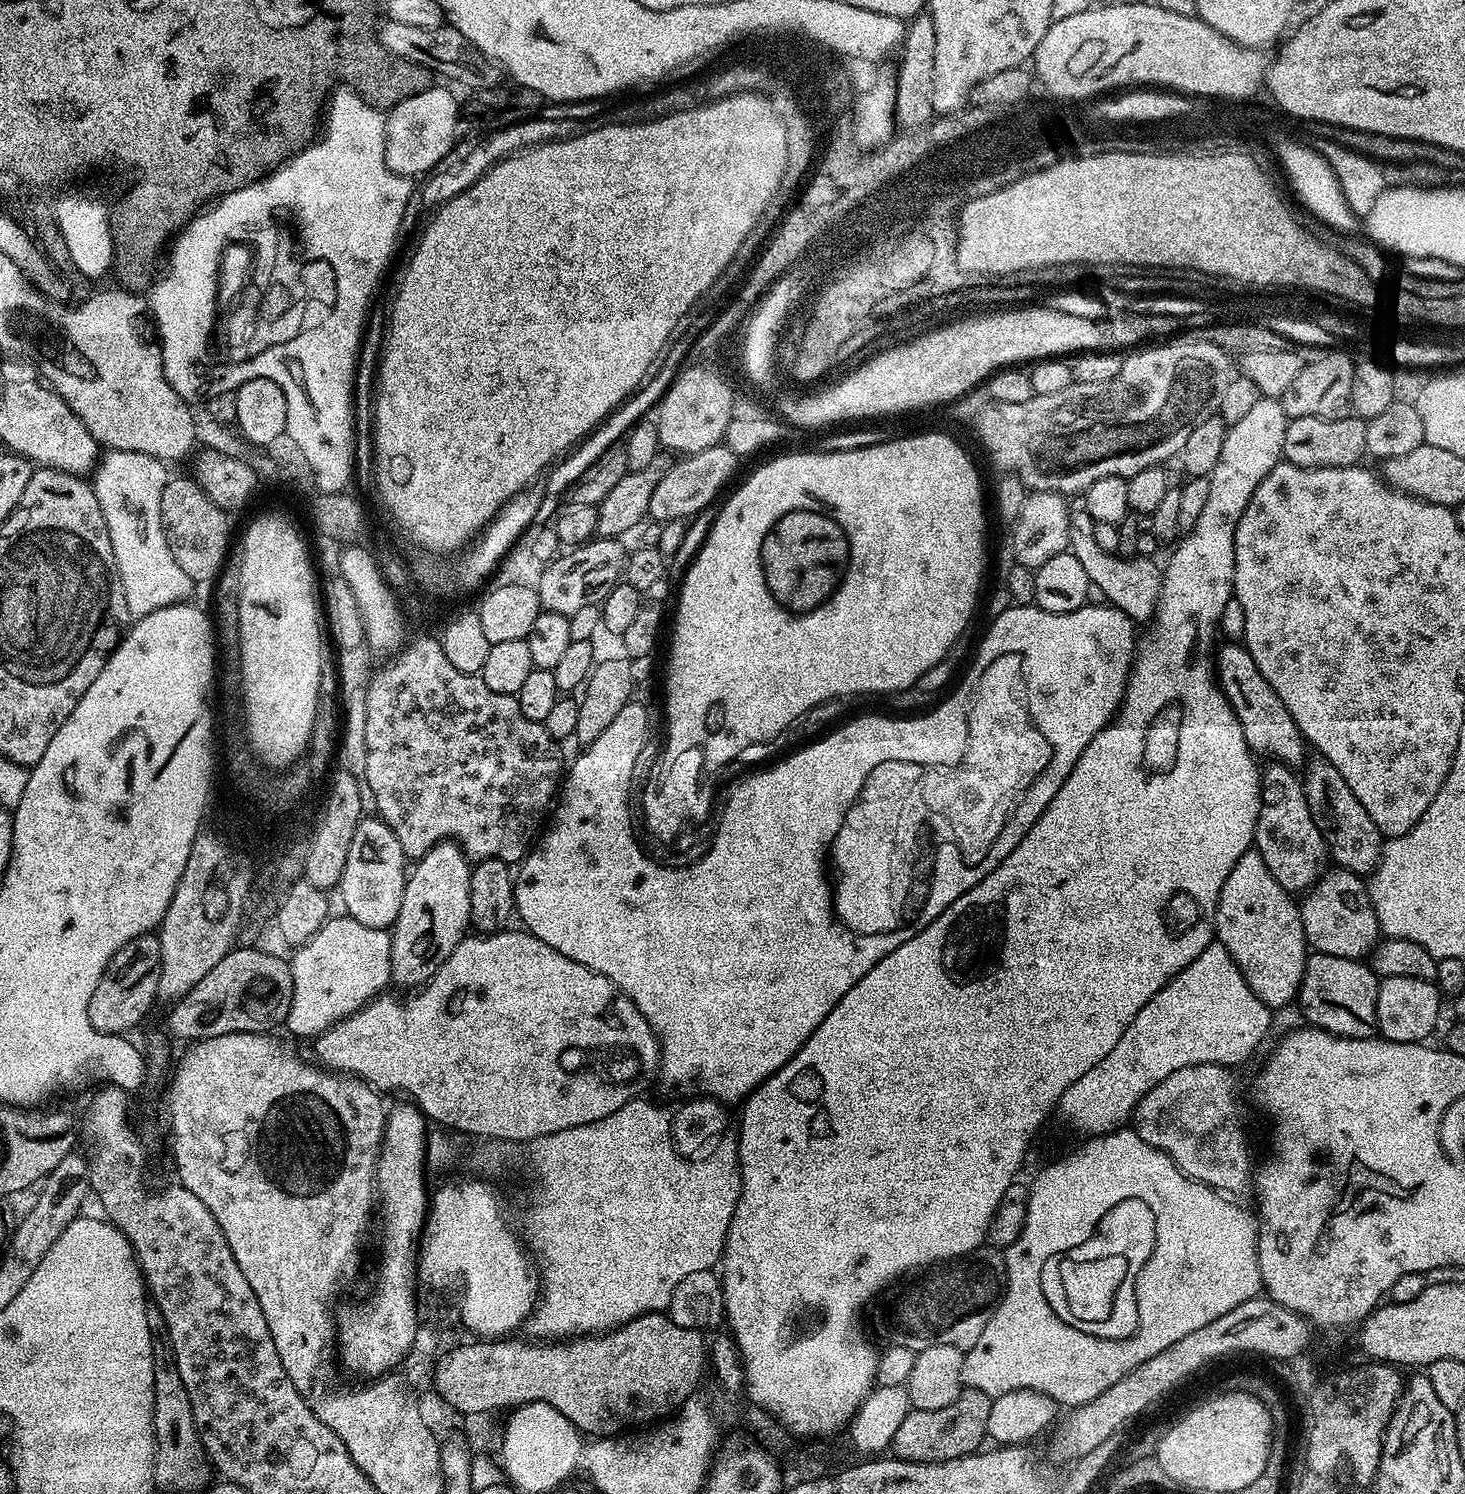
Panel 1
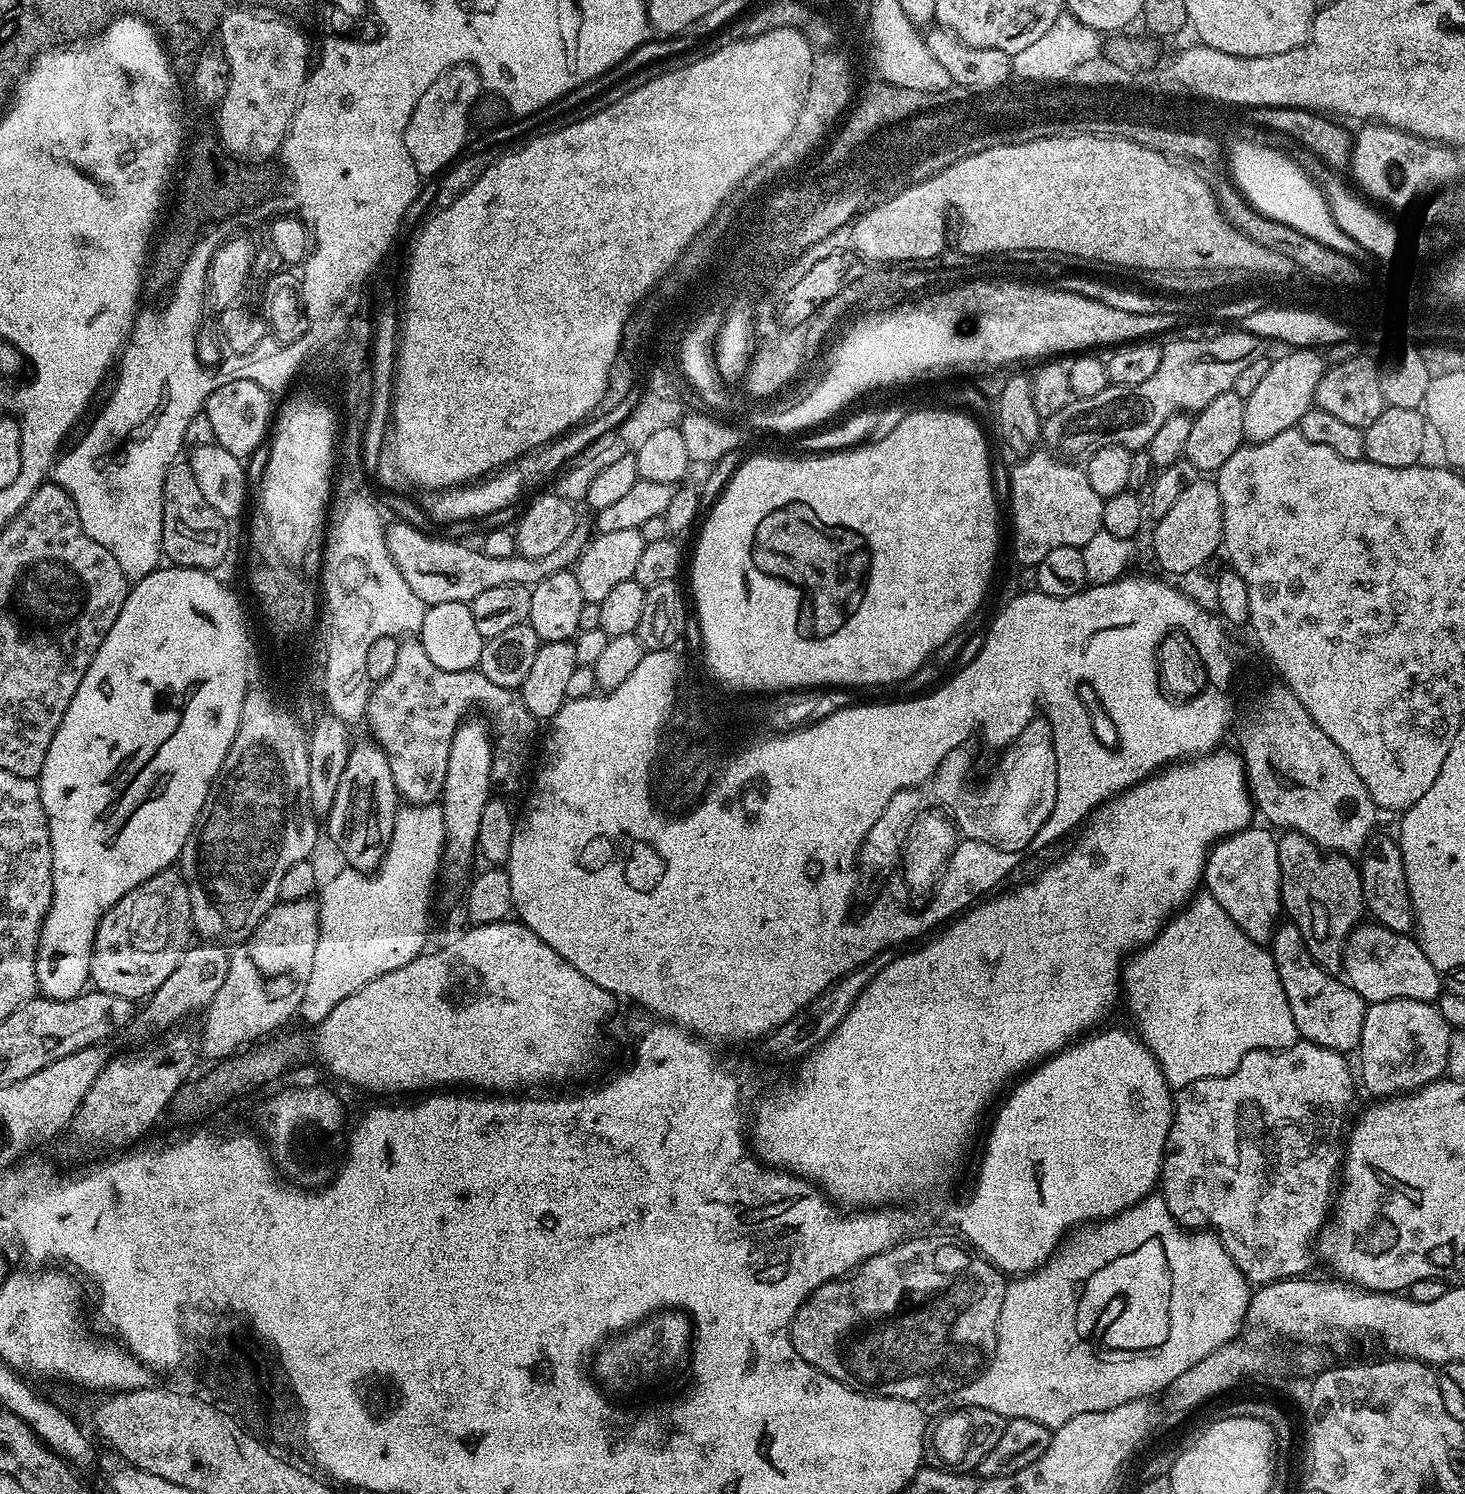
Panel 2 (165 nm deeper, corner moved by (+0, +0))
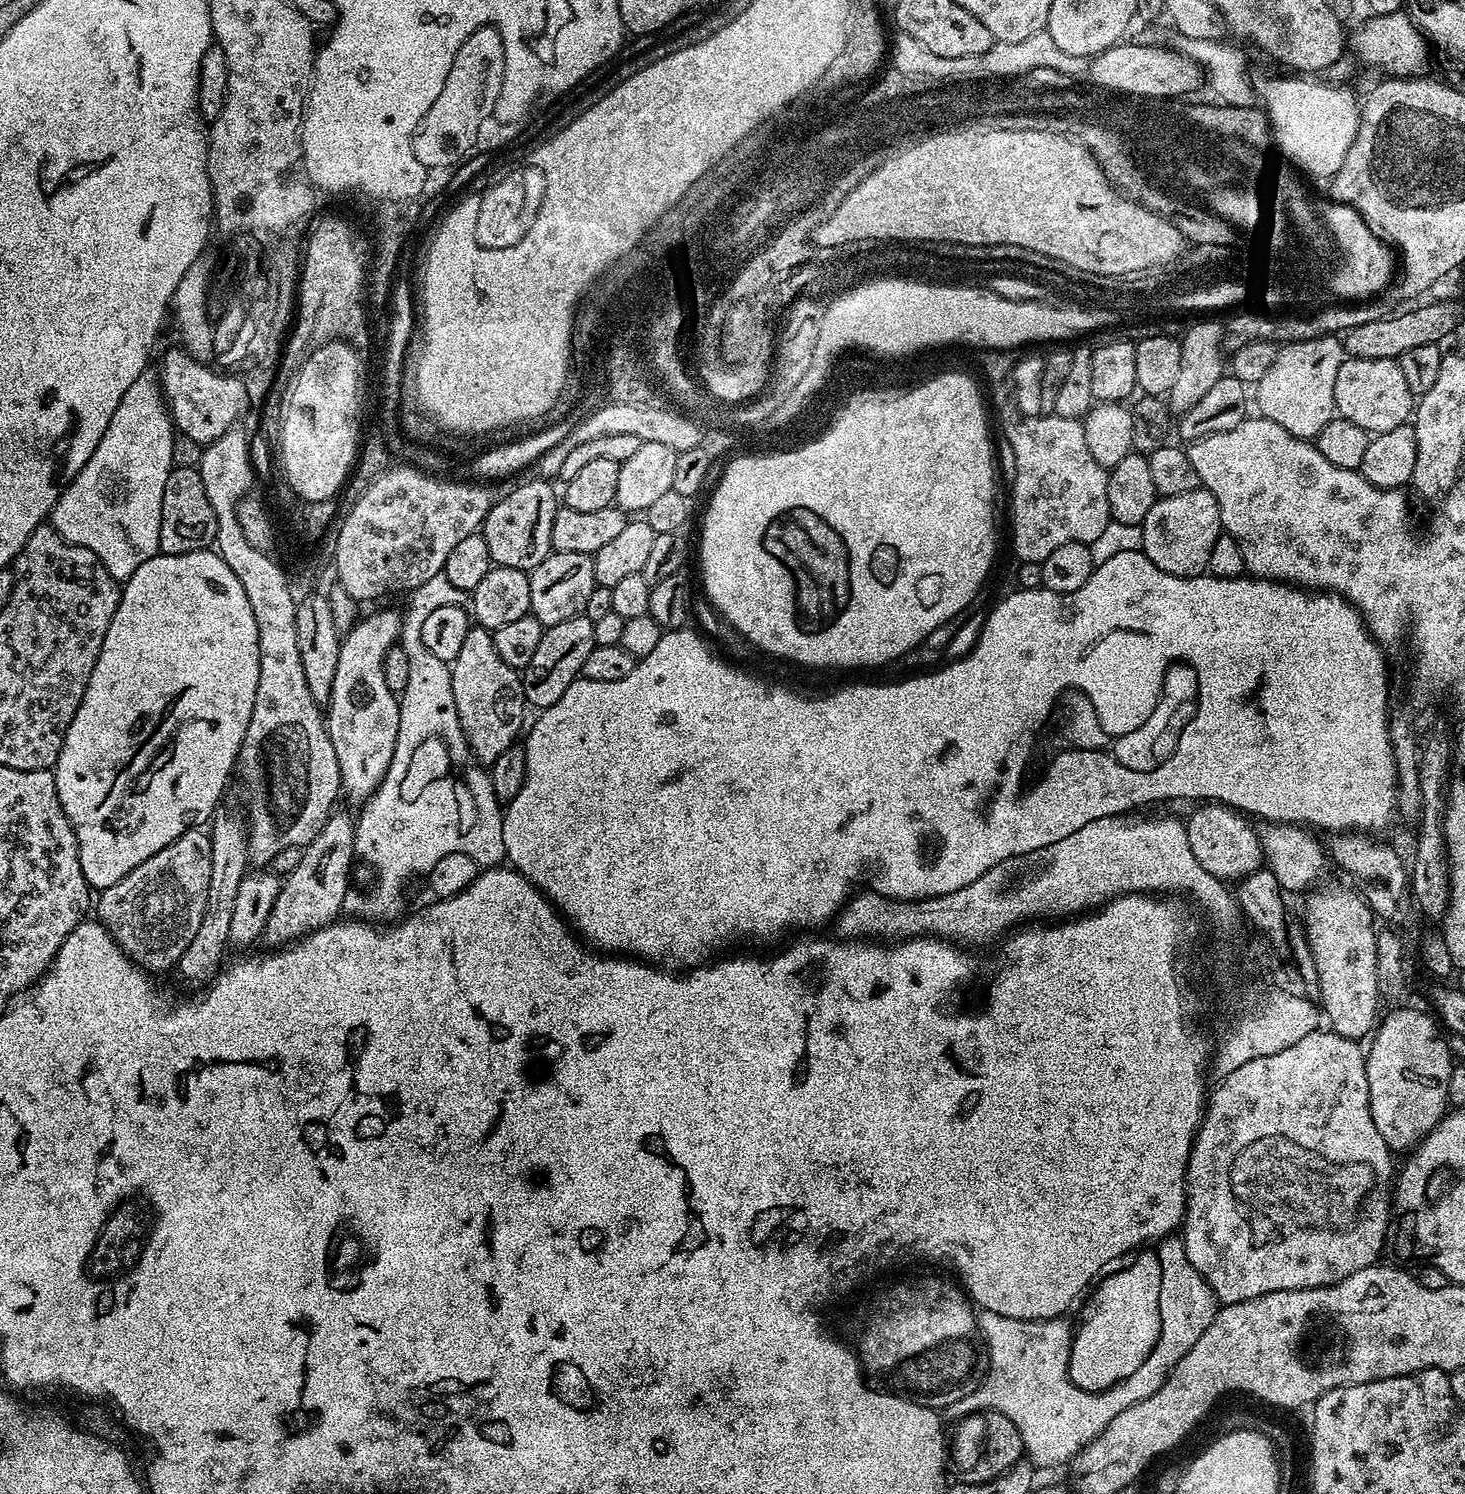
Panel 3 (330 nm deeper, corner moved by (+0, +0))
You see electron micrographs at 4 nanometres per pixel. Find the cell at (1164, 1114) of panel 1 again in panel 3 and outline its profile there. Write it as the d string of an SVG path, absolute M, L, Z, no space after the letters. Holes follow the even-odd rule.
M1317 1030L1306 1034L1287 1050L1278 1050L1266 1058L1254 1058L1246 1066L1238 1066L1234 1074L1223 1077L1216 1089L1211 1089L1206 1100L1200 1129L1196 1131L1196 1141L1192 1144L1188 1169L1184 1179L1184 1192L1188 1195L1184 1203L1184 1223L1182 1239L1184 1253L1202 1274L1202 1278L1212 1287L1221 1305L1246 1302L1250 1298L1262 1298L1262 1294L1274 1294L1278 1290L1302 1290L1330 1286L1366 1270L1366 1266L1381 1259L1384 1239L1388 1236L1388 1219L1394 1216L1394 1153L1382 1142L1382 1134L1374 1127L1370 1114L1370 1086L1366 1086L1365 1049L1355 1040L1342 1038L1331 1030Z

